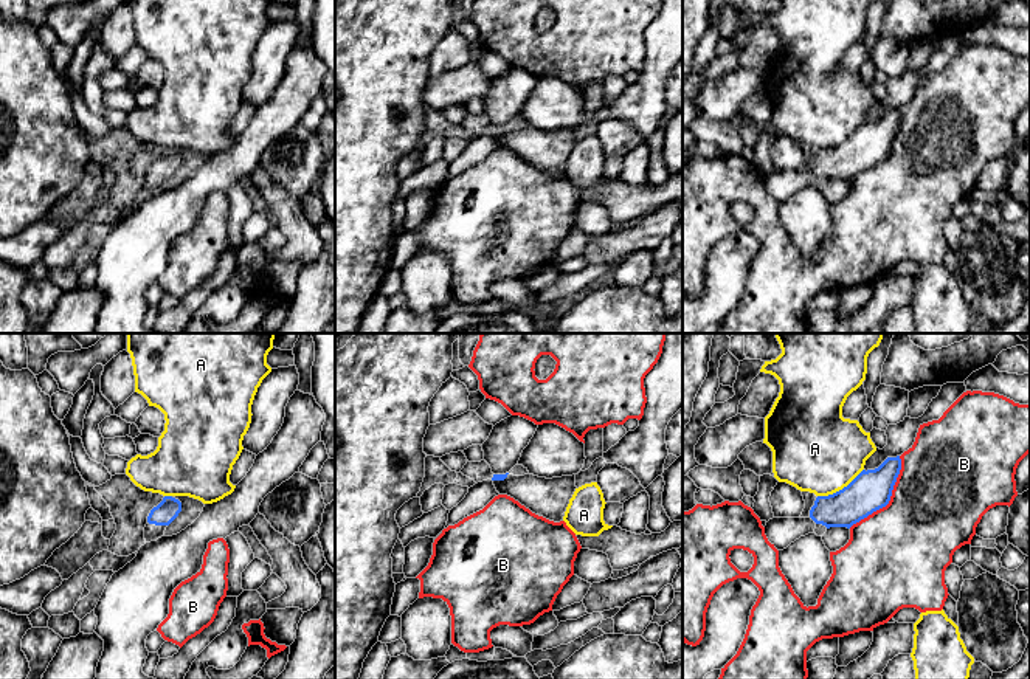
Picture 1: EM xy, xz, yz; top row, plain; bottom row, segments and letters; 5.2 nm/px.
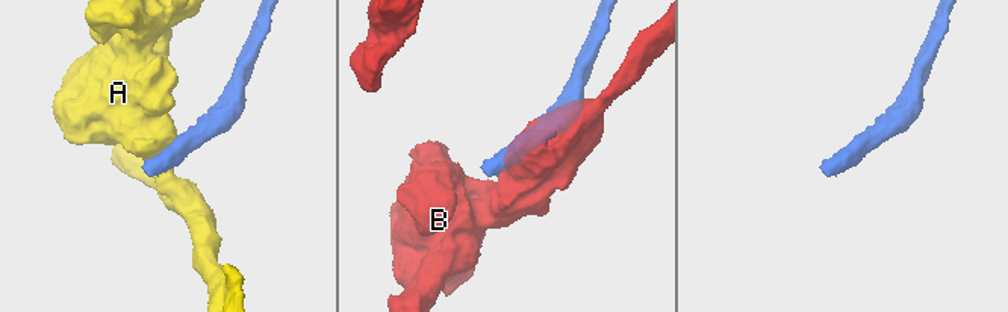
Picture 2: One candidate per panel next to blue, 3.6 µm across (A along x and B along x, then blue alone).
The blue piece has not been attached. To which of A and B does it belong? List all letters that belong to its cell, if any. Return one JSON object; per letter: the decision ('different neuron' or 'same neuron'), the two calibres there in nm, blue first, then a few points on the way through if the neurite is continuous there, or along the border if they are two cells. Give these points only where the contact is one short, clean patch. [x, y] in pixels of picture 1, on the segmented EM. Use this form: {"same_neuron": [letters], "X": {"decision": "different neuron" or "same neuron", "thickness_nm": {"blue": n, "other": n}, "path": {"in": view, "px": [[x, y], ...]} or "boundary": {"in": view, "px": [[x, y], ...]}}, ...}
{"same_neuron": [], "A": {"decision": "different neuron", "thickness_nm": {"blue": 220, "other": 440}, "boundary": {"in": "yz", "px": [[863, 468], [841, 489], [818, 496]]}}, "B": {"decision": "different neuron", "thickness_nm": {"blue": 220, "other": 480}}}

